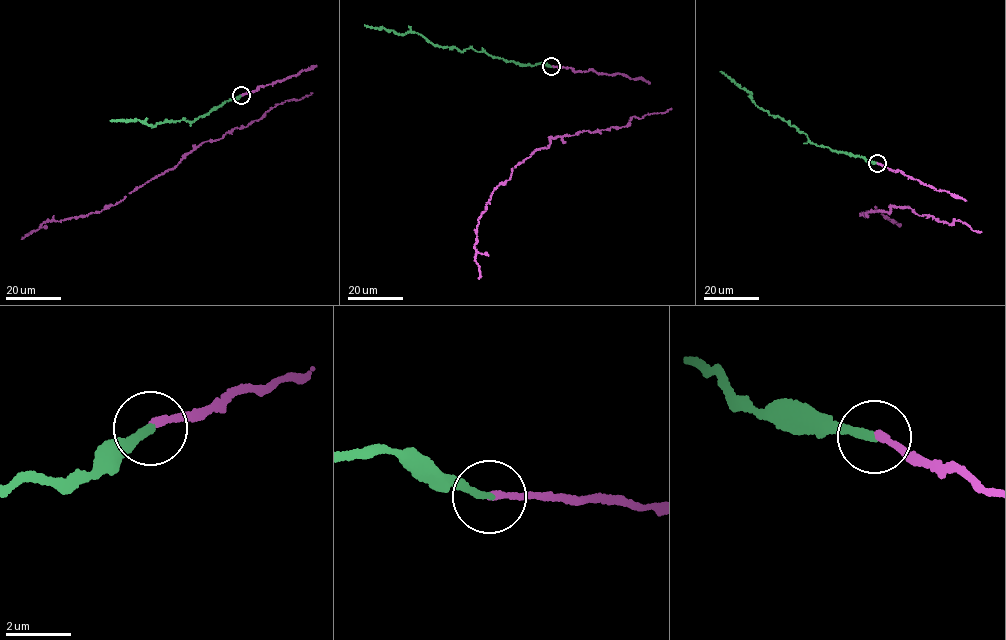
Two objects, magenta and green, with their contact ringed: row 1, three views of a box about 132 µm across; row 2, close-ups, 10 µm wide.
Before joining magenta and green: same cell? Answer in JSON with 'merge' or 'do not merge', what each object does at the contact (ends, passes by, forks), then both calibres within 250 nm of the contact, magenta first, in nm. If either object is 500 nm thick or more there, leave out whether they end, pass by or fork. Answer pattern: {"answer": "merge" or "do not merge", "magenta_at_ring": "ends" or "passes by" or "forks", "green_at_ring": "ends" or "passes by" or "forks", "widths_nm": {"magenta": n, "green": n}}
{"answer": "merge", "magenta_at_ring": "ends", "green_at_ring": "ends", "widths_nm": {"magenta": 200, "green": 240}}

